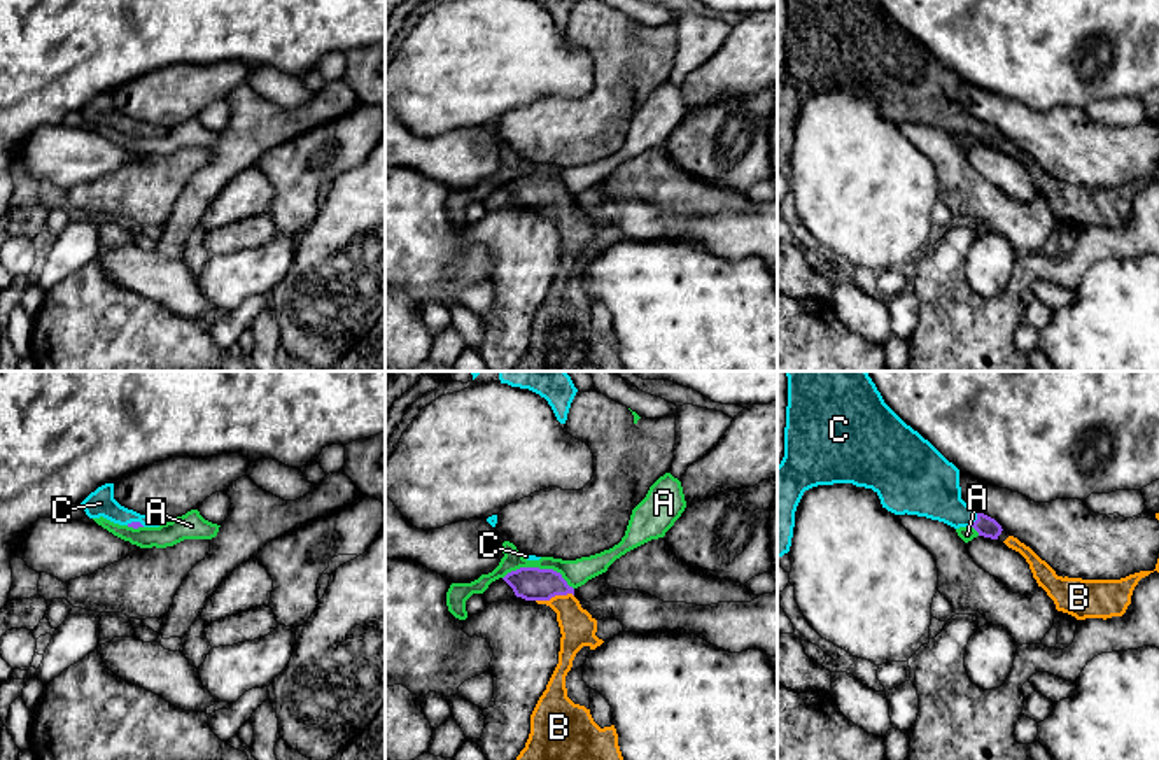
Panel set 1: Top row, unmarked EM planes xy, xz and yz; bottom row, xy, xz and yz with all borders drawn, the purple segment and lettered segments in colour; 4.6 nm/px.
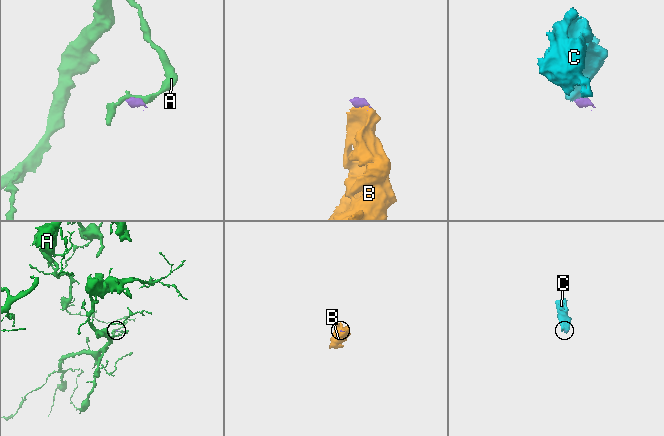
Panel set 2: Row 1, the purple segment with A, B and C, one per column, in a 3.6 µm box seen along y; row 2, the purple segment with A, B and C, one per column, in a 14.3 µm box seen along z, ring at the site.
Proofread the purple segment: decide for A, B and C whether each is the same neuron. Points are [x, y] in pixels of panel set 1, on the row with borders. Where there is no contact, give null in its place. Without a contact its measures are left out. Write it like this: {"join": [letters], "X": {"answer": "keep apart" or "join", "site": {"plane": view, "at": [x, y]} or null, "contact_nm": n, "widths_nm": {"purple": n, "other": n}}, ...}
{"join": ["B", "C"], "A": {"answer": "keep apart", "site": {"plane": "xz", "at": [538, 568]}, "contact_nm": 340, "widths_nm": {"purple": 160, "other": 120}}, "B": {"answer": "join", "site": {"plane": "xz", "at": [554, 596]}, "contact_nm": 180, "widths_nm": {"purple": 160, "other": 160}}, "C": {"answer": "join", "site": {"plane": "yz", "at": [976, 520]}, "contact_nm": 70, "widths_nm": {"purple": 90, "other": 260}}}

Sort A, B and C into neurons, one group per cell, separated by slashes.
A / B C

